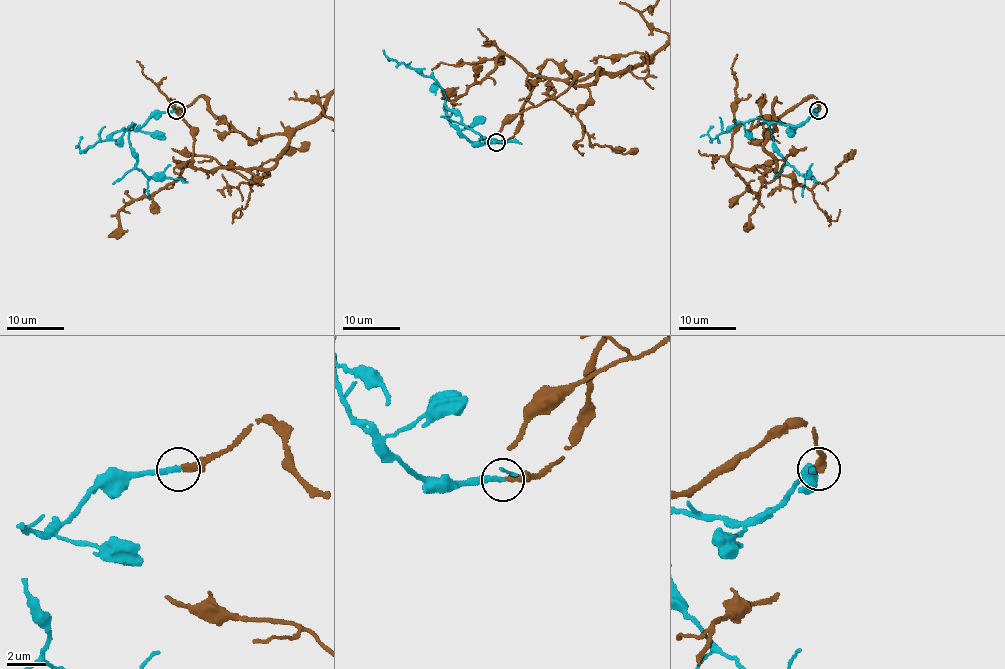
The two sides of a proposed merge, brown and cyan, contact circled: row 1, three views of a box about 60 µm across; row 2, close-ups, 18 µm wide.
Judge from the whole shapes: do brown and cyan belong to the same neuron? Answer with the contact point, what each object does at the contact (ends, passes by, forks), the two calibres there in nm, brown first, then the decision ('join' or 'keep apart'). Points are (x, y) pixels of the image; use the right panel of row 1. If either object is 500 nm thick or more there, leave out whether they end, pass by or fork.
at (818, 110); brown ends there; cyan ends there; 340 nm thick on the brown side, 320 nm on the other; join

